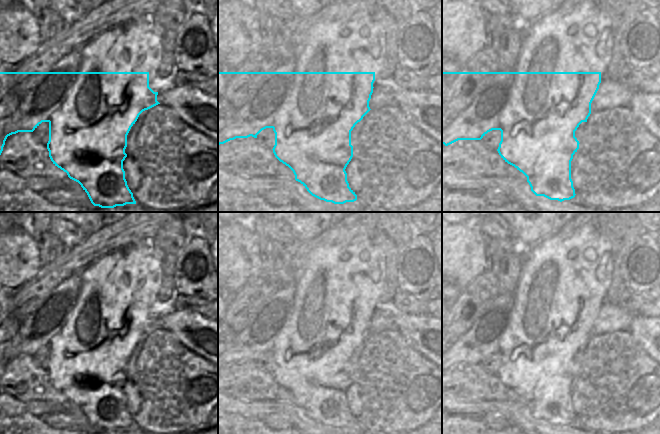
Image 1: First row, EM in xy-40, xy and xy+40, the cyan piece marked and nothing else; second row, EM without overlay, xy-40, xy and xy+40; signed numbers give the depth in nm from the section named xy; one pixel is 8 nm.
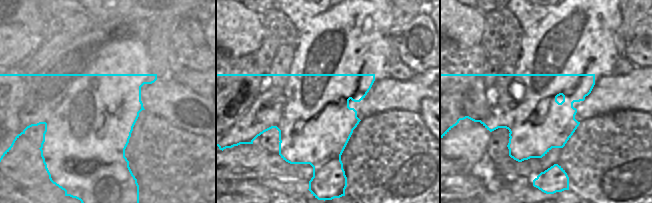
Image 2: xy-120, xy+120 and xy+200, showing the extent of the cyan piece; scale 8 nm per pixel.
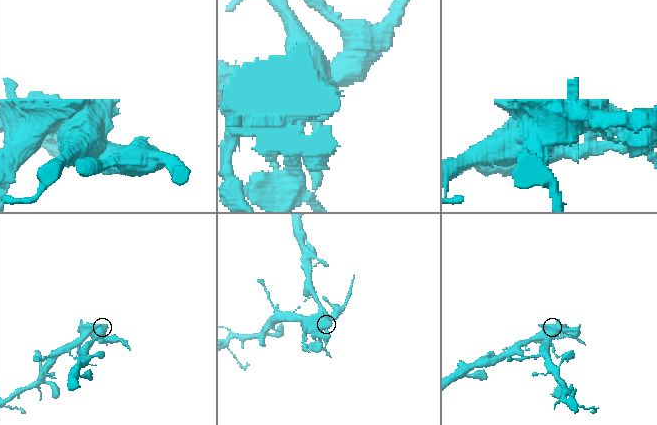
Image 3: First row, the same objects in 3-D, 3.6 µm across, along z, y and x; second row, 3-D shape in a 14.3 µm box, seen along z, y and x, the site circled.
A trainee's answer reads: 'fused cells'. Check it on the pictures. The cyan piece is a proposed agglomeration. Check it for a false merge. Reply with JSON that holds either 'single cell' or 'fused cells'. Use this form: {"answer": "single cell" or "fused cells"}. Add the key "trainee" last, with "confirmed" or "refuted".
{"answer": "fused cells", "trainee": "confirmed"}

